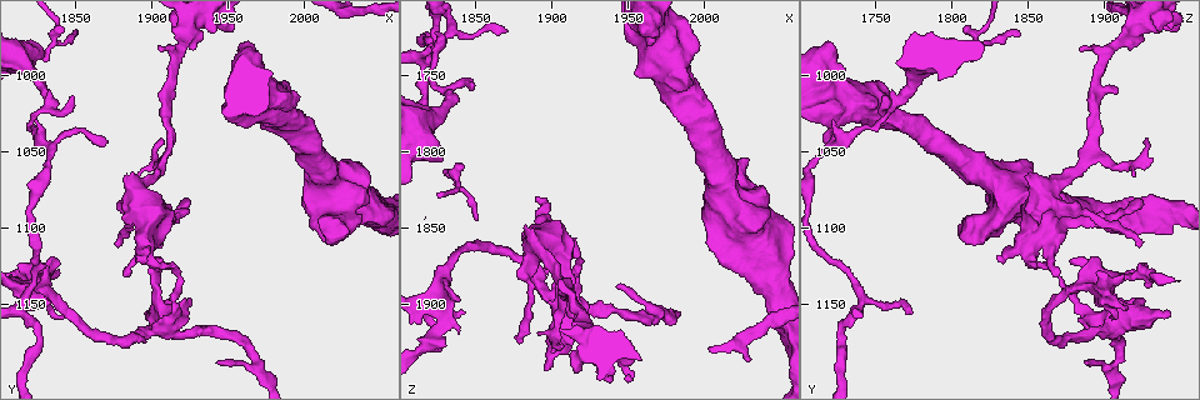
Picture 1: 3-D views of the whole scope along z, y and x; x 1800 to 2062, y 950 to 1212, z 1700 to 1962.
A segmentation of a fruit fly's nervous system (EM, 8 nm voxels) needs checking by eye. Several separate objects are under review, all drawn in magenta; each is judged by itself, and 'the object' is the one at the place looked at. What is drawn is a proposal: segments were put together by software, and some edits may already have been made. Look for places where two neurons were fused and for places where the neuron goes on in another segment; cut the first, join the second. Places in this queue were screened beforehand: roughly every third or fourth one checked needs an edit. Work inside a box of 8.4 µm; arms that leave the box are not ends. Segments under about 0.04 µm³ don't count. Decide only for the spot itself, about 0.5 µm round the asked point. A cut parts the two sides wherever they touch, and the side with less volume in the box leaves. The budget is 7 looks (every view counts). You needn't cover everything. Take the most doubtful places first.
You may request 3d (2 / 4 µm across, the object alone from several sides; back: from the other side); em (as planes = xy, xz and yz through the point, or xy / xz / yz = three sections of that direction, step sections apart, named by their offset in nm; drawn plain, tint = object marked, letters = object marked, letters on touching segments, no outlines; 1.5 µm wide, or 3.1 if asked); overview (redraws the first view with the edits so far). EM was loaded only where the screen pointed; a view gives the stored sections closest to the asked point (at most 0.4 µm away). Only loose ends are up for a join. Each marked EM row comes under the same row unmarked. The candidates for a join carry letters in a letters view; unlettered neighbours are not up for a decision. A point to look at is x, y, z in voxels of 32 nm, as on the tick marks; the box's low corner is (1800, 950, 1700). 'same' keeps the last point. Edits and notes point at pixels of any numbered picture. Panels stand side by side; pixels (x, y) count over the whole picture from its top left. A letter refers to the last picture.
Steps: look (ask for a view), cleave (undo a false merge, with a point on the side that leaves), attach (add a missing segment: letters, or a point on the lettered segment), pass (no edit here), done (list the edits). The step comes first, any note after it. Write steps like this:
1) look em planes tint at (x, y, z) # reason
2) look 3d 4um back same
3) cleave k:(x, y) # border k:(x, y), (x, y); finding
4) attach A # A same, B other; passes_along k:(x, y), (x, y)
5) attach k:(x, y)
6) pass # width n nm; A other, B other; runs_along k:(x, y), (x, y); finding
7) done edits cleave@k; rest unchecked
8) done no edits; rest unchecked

look 3d 4um at (1828, 1010, 1770) # sharp bend

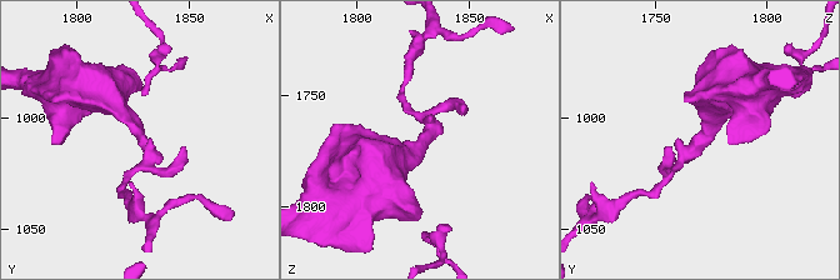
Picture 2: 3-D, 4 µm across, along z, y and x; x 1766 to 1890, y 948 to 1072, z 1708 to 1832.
look em yz step 4 tint at (1830, 1012, 1769) # need the tissue

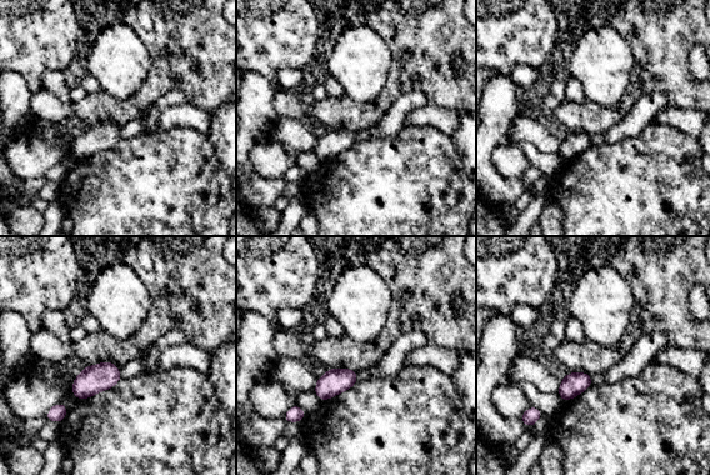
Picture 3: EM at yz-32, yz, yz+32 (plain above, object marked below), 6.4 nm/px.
look em planes letters same # cut it another way

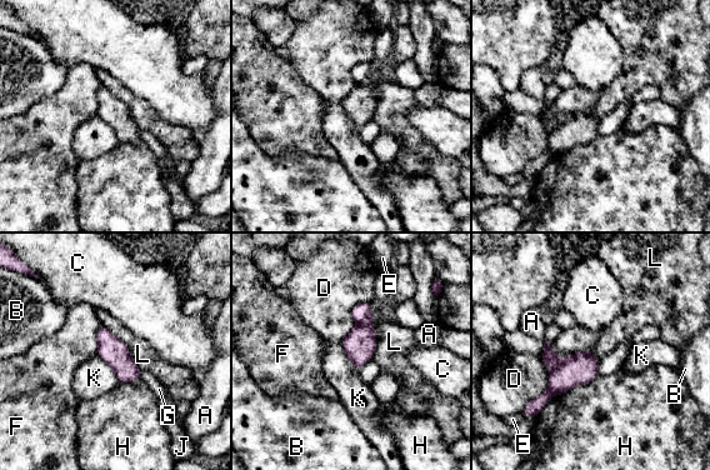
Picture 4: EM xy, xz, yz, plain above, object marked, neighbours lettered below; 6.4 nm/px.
cleave 4:(361, 313) # A other, B other, C other, D other, E other, F other, G other, H other, J other, K other, L other; a second neuron is stuck on

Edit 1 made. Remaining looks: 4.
look em planes letters at (1958, 980, 1722) # free end

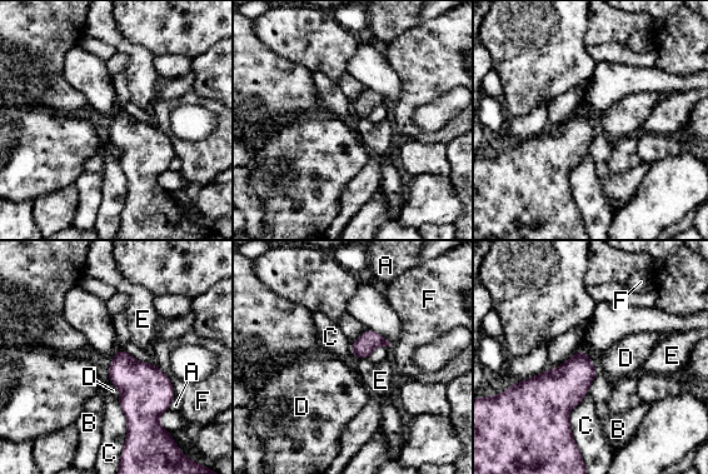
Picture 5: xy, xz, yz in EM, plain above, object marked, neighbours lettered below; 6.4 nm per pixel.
pass # A other, B other, C other, D other, E other, F other; border 5:(588, 390), (569, 414), (576, 445); no lettered segment goes on from it

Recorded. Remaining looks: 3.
look 3d 2um at (1942, 1170, 1906) # a narrow waist

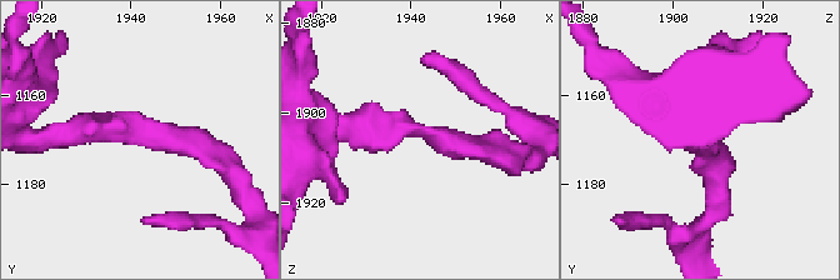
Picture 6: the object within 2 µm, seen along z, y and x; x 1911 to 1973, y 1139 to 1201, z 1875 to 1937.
look em planes tint at (1943, 1170, 1904)

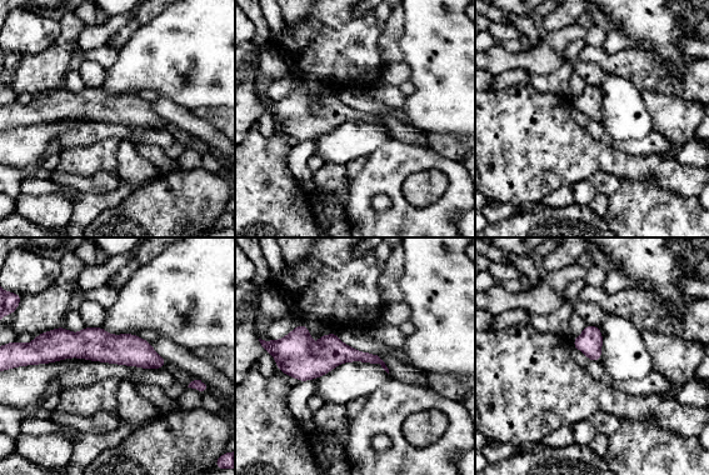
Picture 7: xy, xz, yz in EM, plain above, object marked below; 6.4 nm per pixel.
look em planes letters same # what lies round it

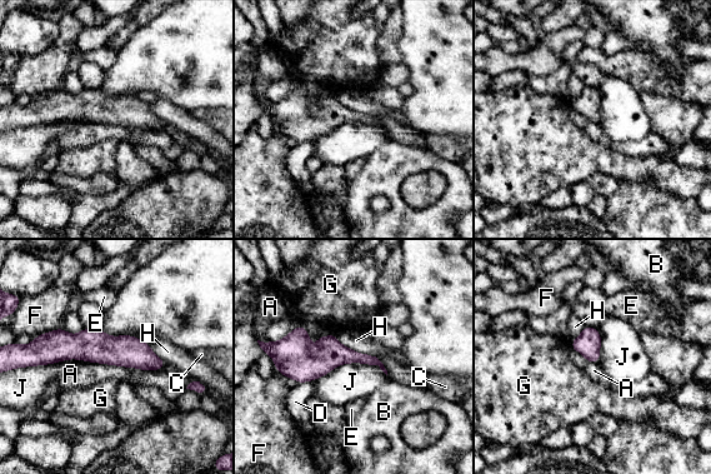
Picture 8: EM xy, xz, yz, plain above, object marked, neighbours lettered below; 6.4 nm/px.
pass # A other, B other, C other, D other, E other, F other, G other, H other, J other; border 8:(335, 335), (341, 344), (372, 355); continuous, no second neuron

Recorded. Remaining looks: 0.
done edits cleave@4; rest unchecked

